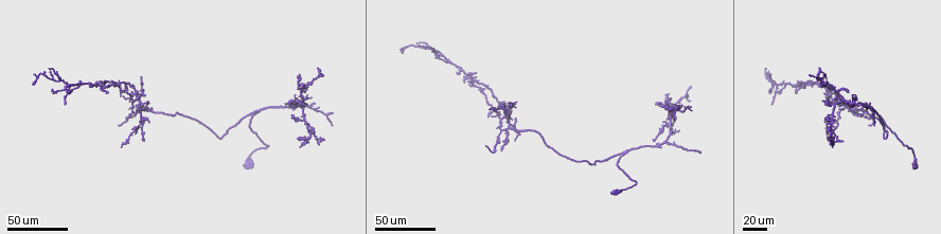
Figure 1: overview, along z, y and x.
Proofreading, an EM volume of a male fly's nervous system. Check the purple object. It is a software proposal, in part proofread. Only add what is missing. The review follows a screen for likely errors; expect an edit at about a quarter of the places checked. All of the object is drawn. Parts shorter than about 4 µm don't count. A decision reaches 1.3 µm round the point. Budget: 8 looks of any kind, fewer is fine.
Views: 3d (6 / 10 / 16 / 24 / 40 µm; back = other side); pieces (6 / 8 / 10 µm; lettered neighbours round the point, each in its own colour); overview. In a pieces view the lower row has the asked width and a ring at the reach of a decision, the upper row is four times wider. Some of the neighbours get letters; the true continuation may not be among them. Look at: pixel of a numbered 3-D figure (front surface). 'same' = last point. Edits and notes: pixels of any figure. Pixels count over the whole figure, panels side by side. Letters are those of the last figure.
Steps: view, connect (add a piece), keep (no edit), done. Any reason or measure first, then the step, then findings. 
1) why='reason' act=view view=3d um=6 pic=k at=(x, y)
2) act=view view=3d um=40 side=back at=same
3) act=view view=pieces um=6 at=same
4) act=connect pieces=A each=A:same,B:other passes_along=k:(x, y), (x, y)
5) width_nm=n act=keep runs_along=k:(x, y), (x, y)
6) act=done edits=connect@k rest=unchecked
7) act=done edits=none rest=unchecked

why='free end' act=view view=3d um=24 pic=1 at=(432, 49)

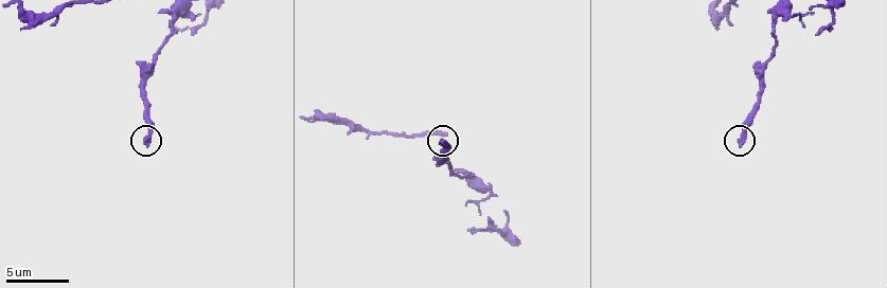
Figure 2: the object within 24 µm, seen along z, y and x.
why='see the neighbours' act=view view=pieces um=8 pic=2 at=(145, 142)

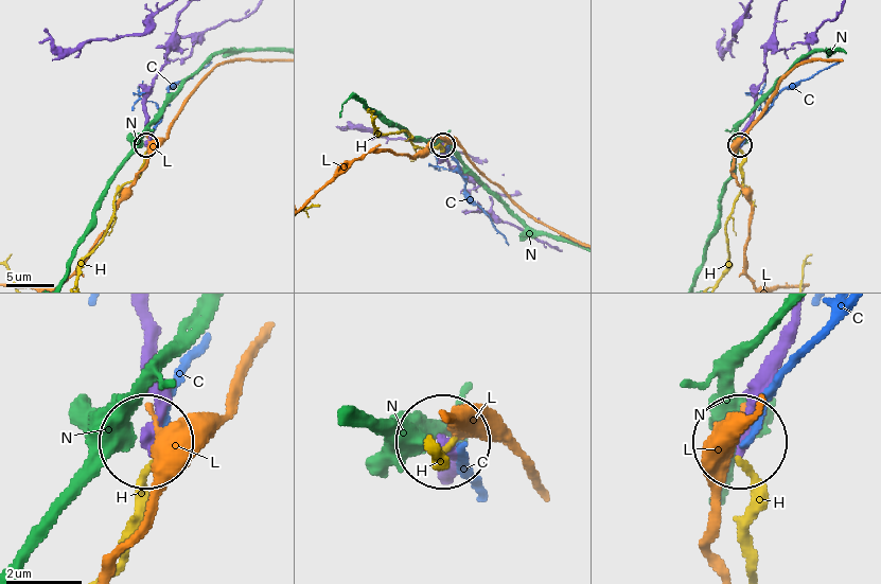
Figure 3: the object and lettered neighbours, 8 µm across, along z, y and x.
width_nm=320 act=keep each=C:other,H:other,L:other,N:other runs_along=3:(776, 15), (774, 43), (764, 57), (767, 72), (741, 144) found='no lettered piece goes on from it'

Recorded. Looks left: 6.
why='long arm stops here' act=view view=3d um=40 pic=1 at=(486, 144)

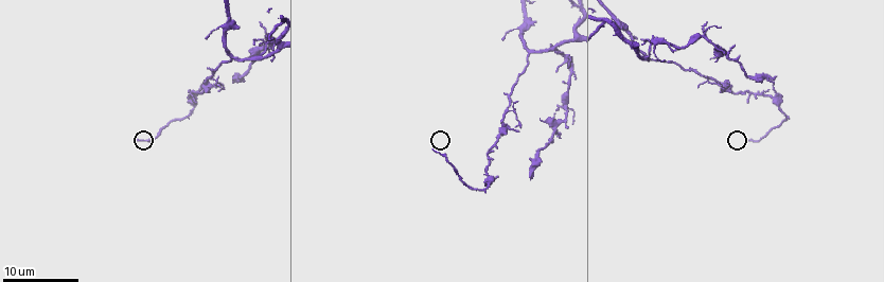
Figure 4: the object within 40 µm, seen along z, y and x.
act=view view=pieces um=10 pic=4 at=(747, 140)

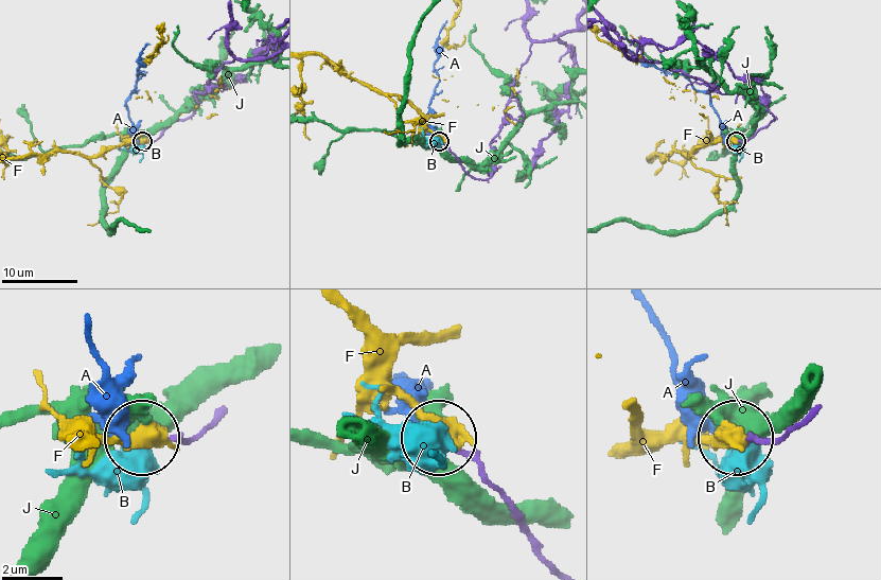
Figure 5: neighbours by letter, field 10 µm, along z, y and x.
act=keep each=A:other,B:other,F:other,J:other runs_along=5:(808, 415), (770, 437), (735, 437) found='none of them fits'

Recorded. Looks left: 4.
why='free end' act=view view=3d um=40 pic=1 at=(827, 86)

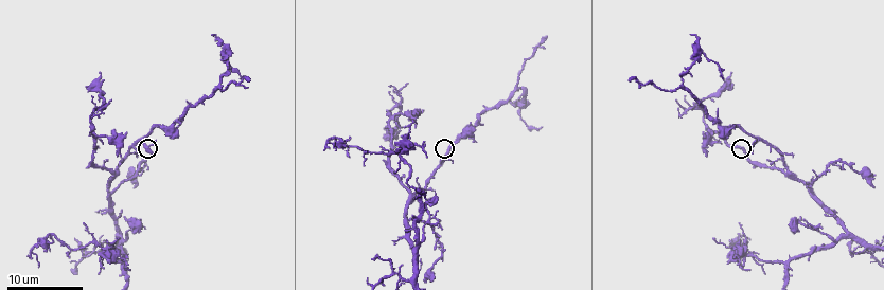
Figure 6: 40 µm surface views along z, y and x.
act=view view=3d um=10 pic=6 at=(752, 152)

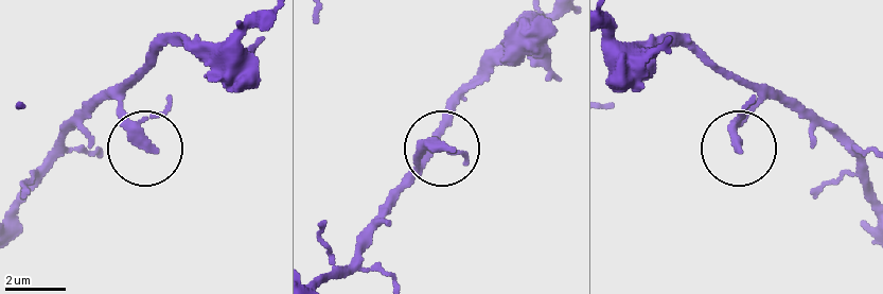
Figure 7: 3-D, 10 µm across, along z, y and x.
act=view view=pieces um=8 pic=7 at=(452, 151)

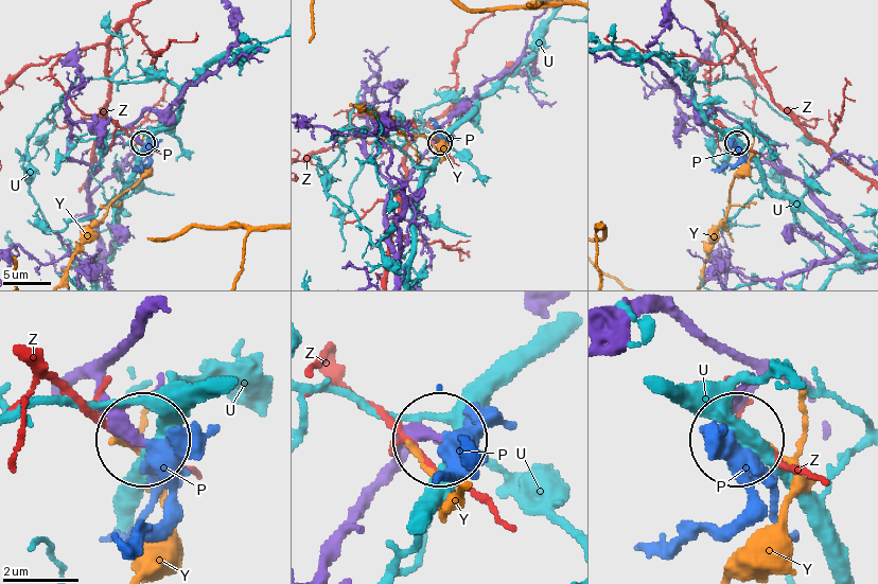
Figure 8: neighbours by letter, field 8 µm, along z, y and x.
act=connect pieces=P each=P:same,U:other,Y:other,Z:other passes_along=8:(361, 502), (418, 432), (464, 445) found='it goes on there'

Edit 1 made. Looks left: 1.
act=done edits=connect@8 rest=unchecked

